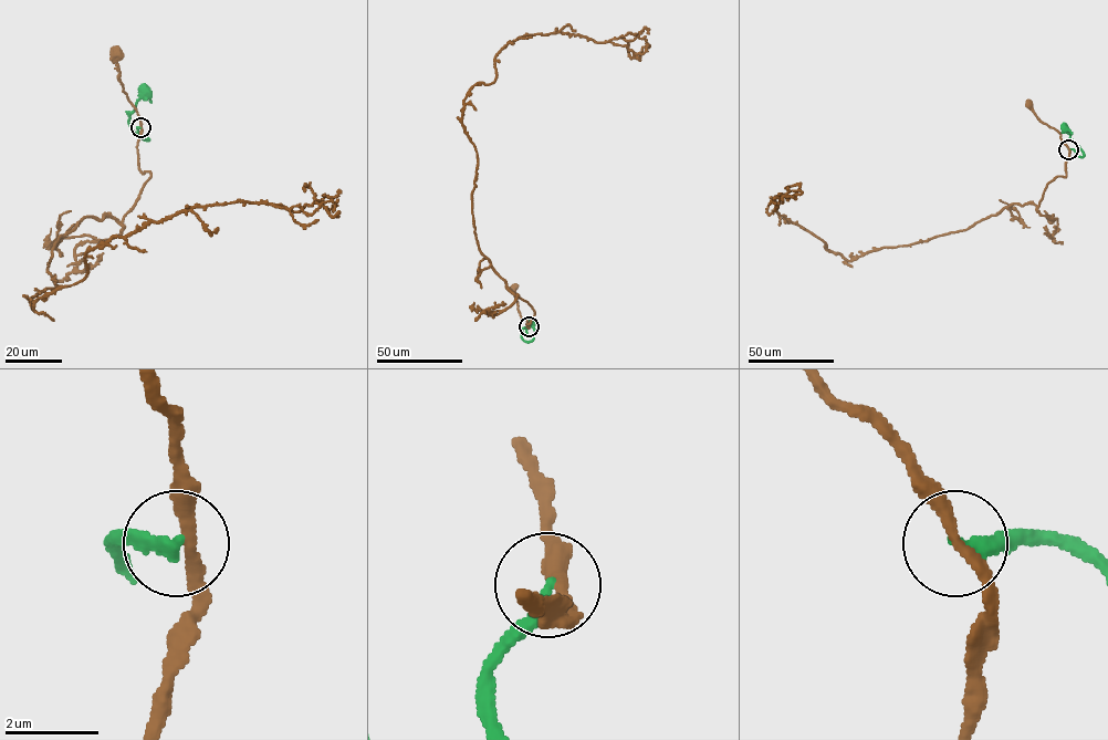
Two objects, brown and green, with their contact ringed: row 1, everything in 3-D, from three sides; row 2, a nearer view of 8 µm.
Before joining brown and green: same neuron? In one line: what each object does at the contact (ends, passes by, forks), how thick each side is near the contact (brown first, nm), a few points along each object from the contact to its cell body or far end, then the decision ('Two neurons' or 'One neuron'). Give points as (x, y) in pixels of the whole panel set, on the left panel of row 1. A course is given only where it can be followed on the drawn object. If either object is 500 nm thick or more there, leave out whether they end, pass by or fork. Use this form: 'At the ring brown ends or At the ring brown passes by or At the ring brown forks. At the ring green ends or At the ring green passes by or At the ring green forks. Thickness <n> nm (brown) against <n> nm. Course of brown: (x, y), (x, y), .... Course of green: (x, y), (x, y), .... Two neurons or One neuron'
At the ring brown passes by. At the ring green ends. Thickness 260 nm (brown) against 300 nm. Course of brown: (140, 127), (139, 118), (123, 91), (116, 54). Course of green: (140, 127), (137, 127), (137, 135), (147, 139), (143, 139), (128, 123), (129, 114), (145, 92). Two neurons

